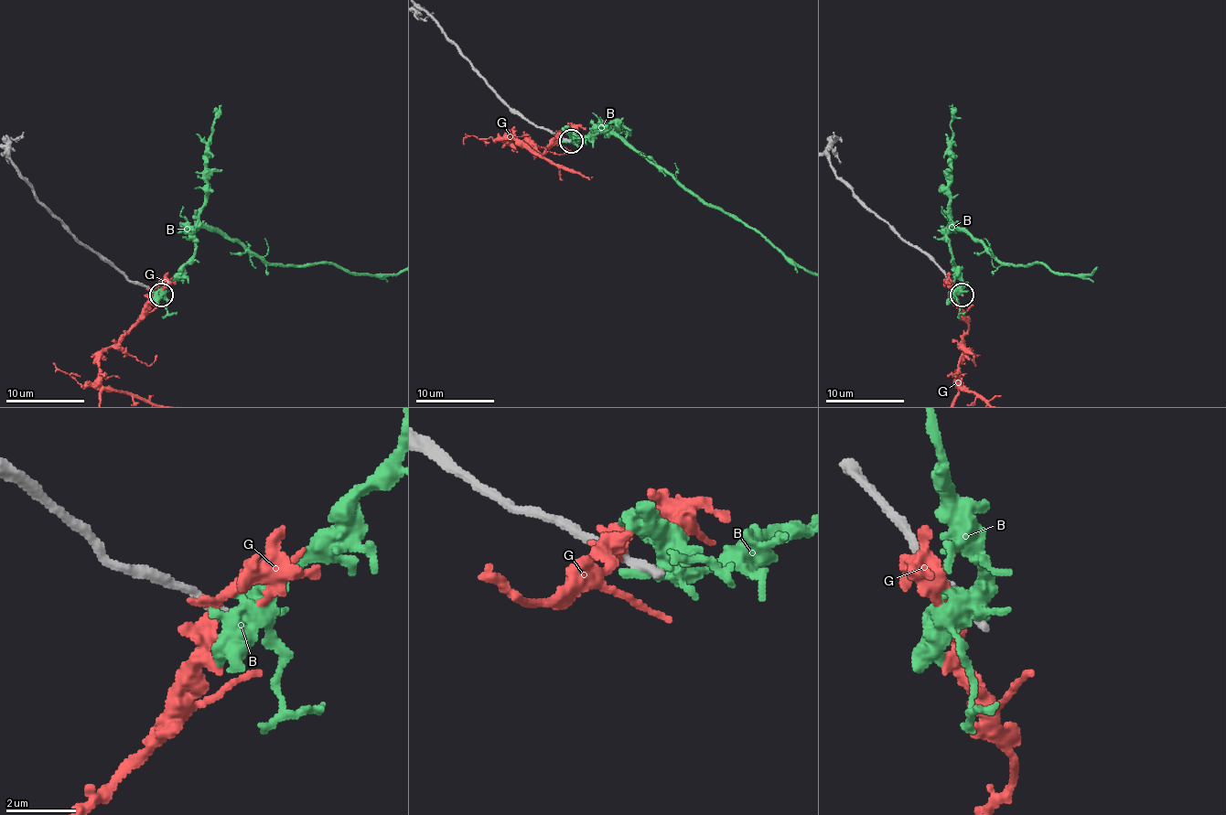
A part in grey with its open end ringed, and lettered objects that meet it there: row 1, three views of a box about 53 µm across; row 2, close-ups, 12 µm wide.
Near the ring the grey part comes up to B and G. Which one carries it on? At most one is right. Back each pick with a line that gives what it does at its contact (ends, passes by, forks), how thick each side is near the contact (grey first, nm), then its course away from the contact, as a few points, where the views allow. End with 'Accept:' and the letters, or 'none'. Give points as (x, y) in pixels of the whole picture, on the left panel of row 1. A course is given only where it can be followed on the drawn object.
Accept: none

